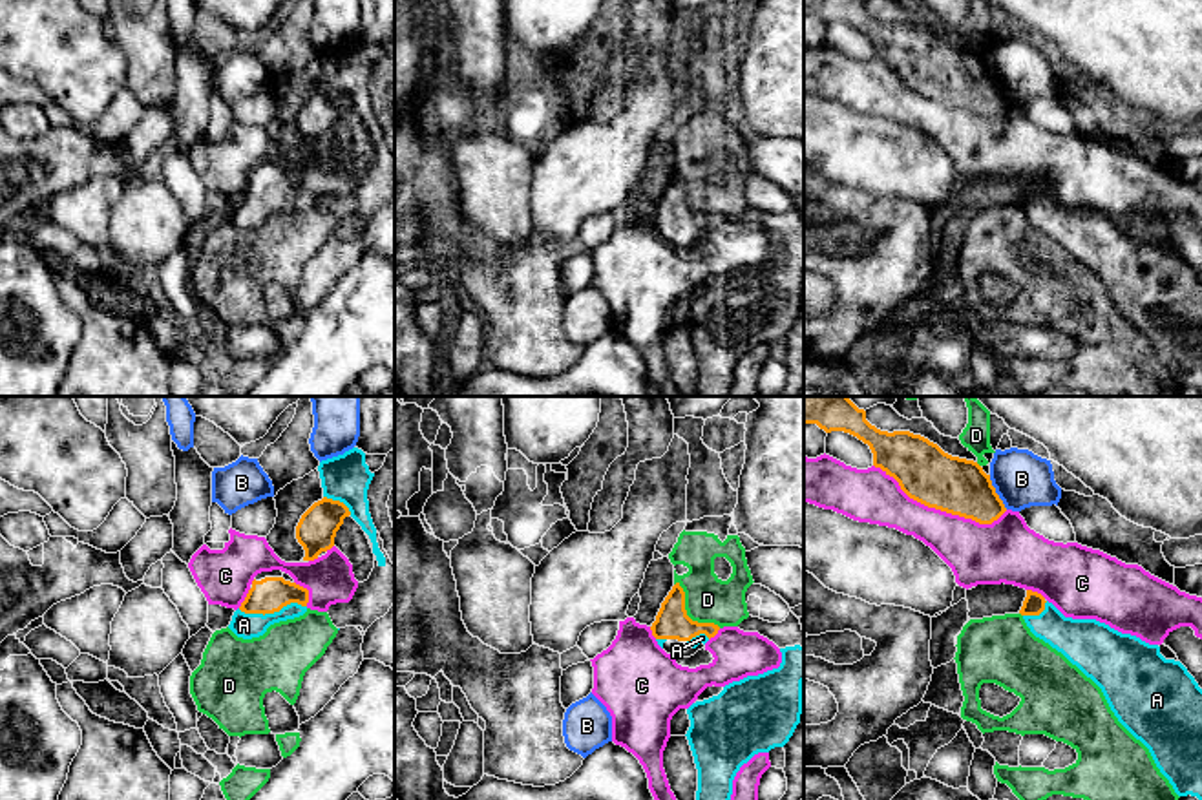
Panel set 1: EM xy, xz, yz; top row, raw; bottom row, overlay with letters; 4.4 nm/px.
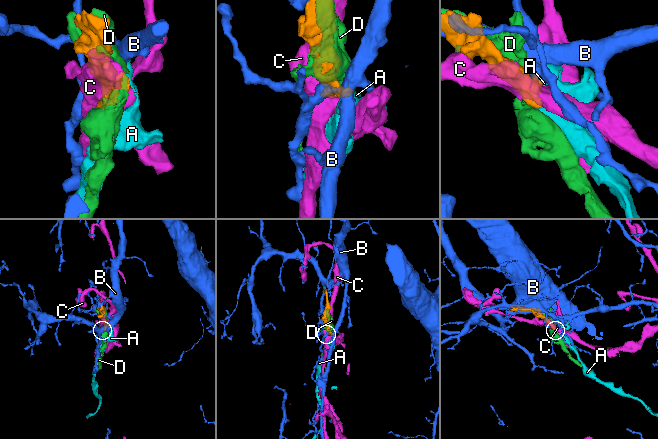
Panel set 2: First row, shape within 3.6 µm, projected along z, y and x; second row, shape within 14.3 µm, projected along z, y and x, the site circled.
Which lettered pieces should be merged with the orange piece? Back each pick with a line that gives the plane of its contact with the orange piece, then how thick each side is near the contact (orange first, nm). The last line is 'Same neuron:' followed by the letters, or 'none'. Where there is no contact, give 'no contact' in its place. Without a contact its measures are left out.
A: contact in xy; calibres 160 and 110 nm
Same neuron: A

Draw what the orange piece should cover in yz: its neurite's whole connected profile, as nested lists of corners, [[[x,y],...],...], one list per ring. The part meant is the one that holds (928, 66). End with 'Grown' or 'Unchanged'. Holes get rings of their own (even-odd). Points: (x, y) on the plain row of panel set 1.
[[[804,0],[804,15],[817,15],[826,24],[844,22],[868,35],[873,57],[928,99],[979,115],[992,115],[1007,102],[977,53],[952,47],[910,22],[880,22],[866,11],[864,0]]]. Unchanged

